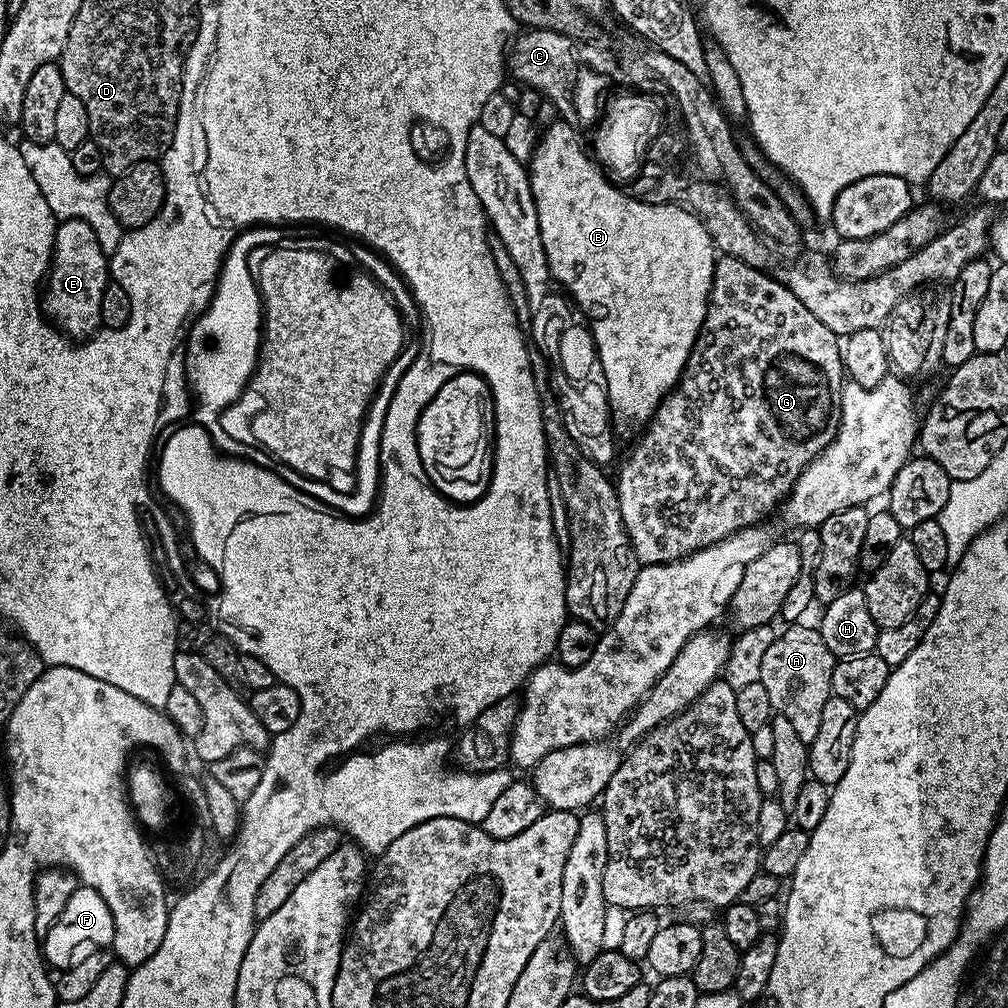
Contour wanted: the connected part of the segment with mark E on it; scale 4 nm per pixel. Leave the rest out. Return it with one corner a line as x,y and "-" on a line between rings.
82,220
59,221
52,247
52,264
42,292
44,315
73,341
93,336
101,327
102,296
109,283
110,256
102,250
94,230

